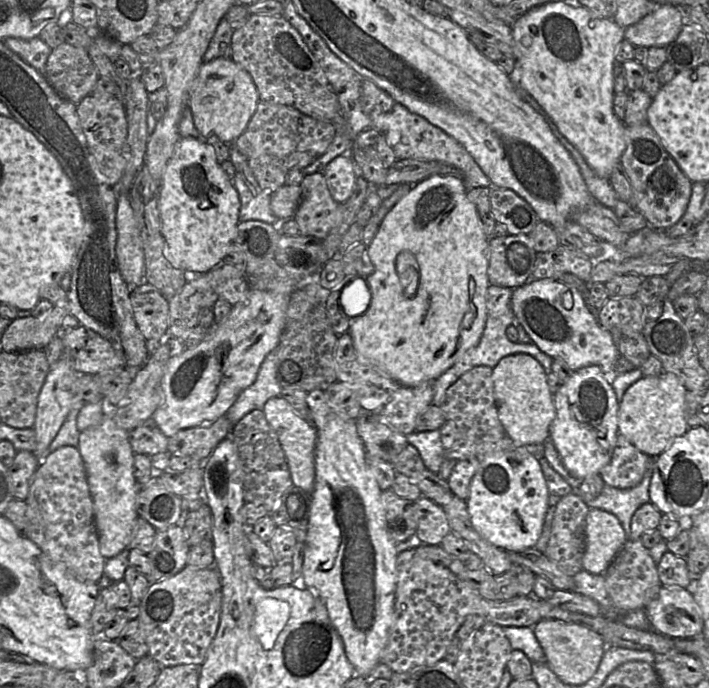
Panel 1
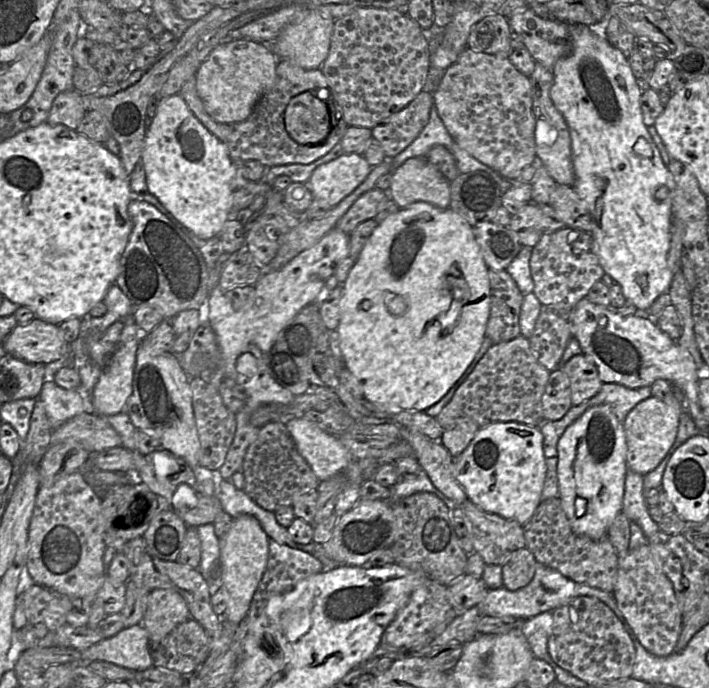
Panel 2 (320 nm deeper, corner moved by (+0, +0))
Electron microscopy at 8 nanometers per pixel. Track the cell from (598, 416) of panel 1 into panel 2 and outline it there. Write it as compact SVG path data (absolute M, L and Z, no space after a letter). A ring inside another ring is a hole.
M605 405L592 406L566 428L557 444L559 499L574 533L592 539L606 536L615 517L622 512L624 484L628 470L623 424Z

